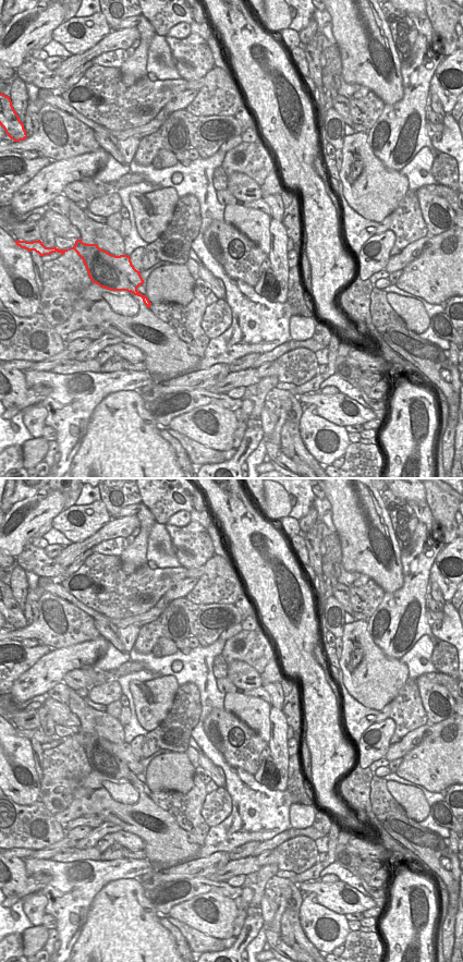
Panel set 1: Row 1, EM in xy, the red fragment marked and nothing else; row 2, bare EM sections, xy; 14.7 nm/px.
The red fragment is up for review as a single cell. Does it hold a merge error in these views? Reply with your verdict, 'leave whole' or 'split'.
split

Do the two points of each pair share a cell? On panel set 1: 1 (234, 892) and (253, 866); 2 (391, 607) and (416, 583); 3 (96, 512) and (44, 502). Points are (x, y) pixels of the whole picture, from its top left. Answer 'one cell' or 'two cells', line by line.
1: two cells
2: one cell
3: two cells

